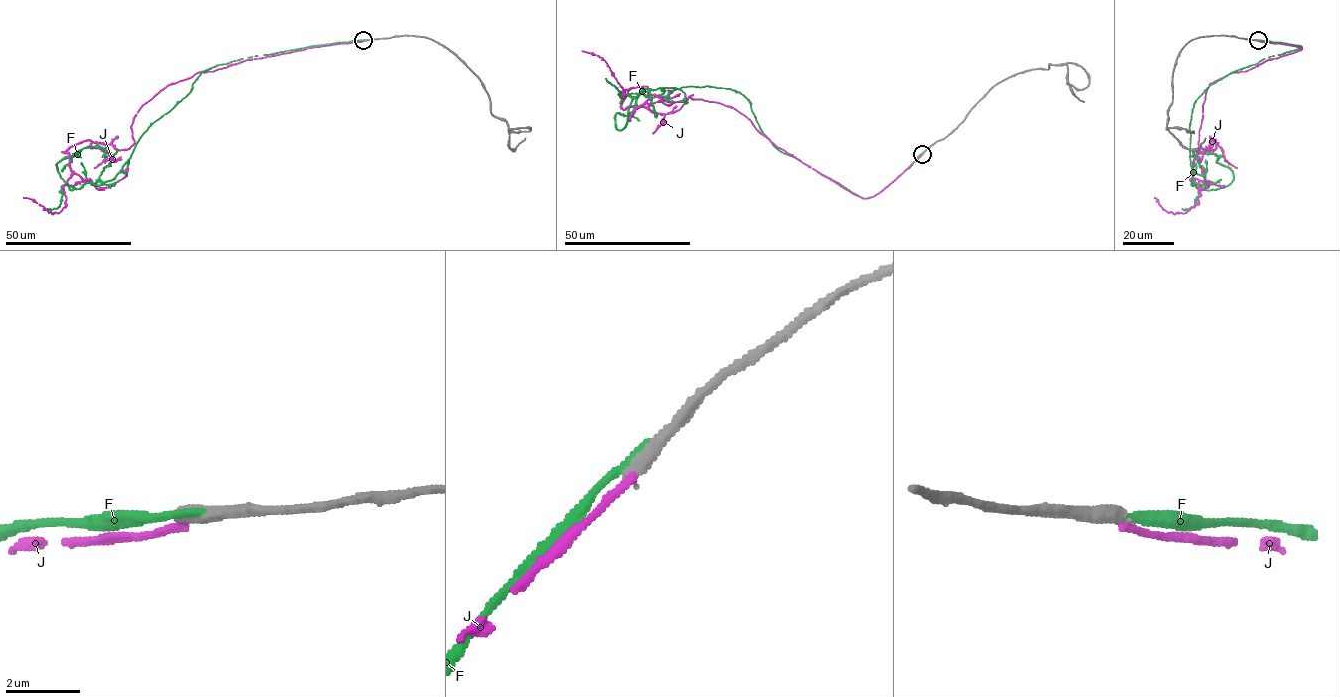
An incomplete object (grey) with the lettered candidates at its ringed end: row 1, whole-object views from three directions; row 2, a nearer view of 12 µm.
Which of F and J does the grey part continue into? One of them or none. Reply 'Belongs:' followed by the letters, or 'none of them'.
Belongs: none of them

